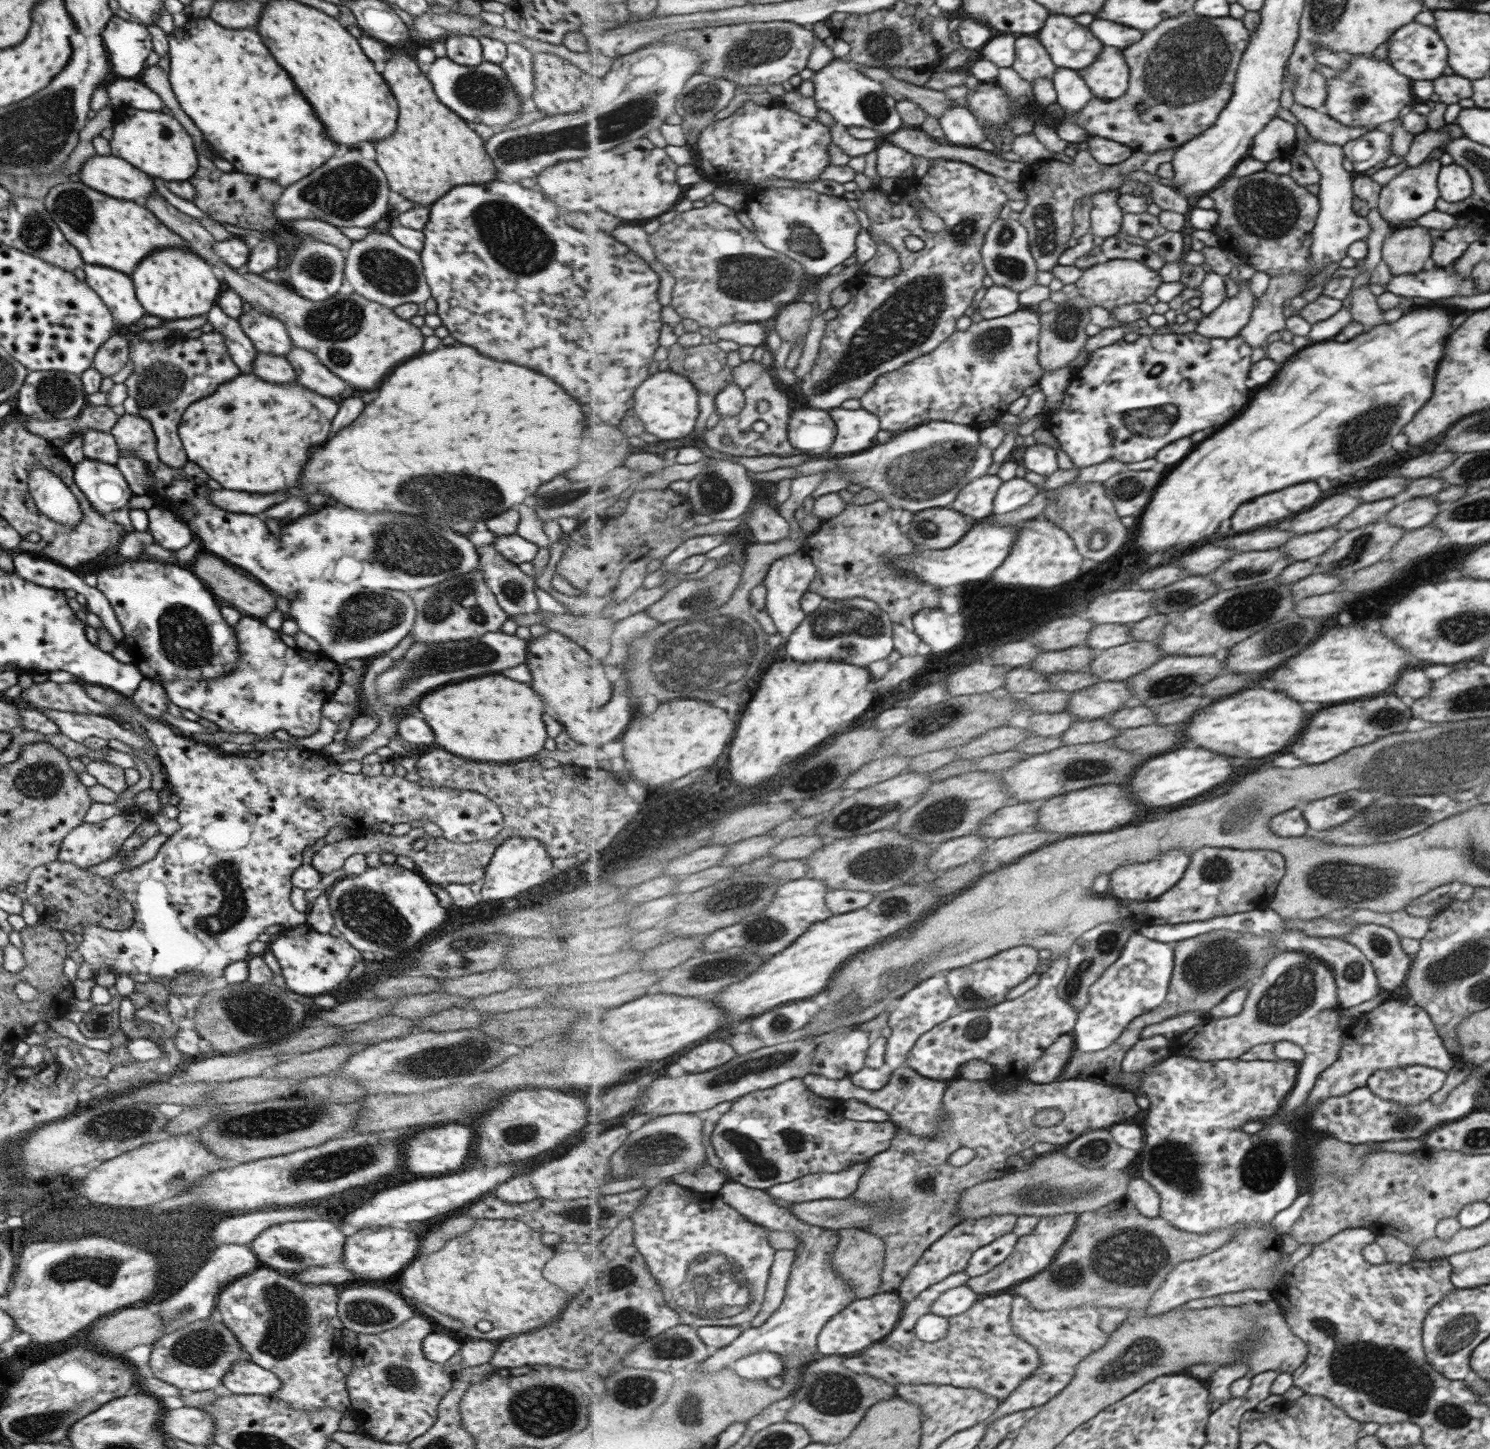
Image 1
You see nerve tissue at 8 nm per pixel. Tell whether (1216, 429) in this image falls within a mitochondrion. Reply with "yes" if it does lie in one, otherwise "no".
no

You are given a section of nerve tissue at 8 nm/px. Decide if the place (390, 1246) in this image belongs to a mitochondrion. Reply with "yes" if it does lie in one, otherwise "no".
no

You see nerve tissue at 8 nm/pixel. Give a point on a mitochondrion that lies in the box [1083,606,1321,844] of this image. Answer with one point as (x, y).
(1185, 681)

